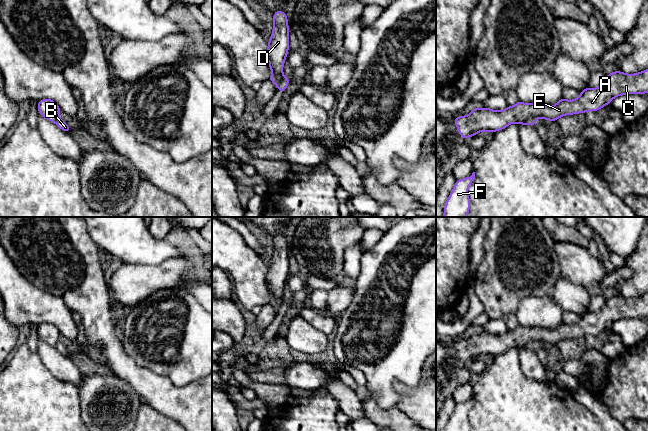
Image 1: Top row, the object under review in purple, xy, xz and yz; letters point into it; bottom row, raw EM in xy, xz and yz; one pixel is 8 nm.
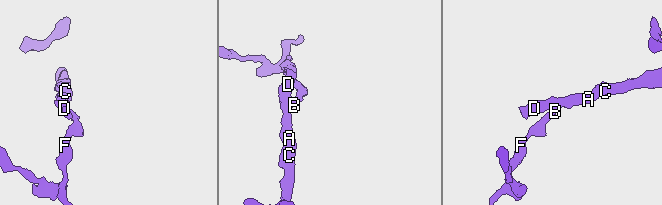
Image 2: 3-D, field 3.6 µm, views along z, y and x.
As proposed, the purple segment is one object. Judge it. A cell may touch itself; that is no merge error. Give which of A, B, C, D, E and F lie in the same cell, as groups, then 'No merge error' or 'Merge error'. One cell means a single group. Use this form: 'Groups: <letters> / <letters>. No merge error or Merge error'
Groups: A C D E / B F. Merge error

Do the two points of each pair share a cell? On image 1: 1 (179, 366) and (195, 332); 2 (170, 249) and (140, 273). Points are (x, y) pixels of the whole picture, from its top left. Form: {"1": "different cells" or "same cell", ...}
{"1": "same cell", "2": "different cells"}

